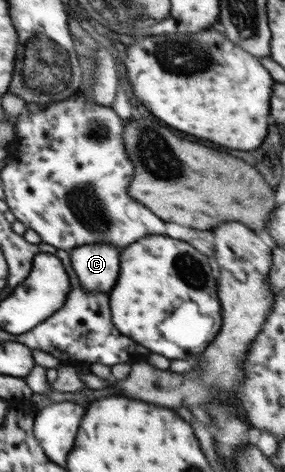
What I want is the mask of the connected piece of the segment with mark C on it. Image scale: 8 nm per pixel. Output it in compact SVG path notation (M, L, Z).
M85 244L69 251L73 274L88 290L108 292L118 280L120 252L108 244Z

